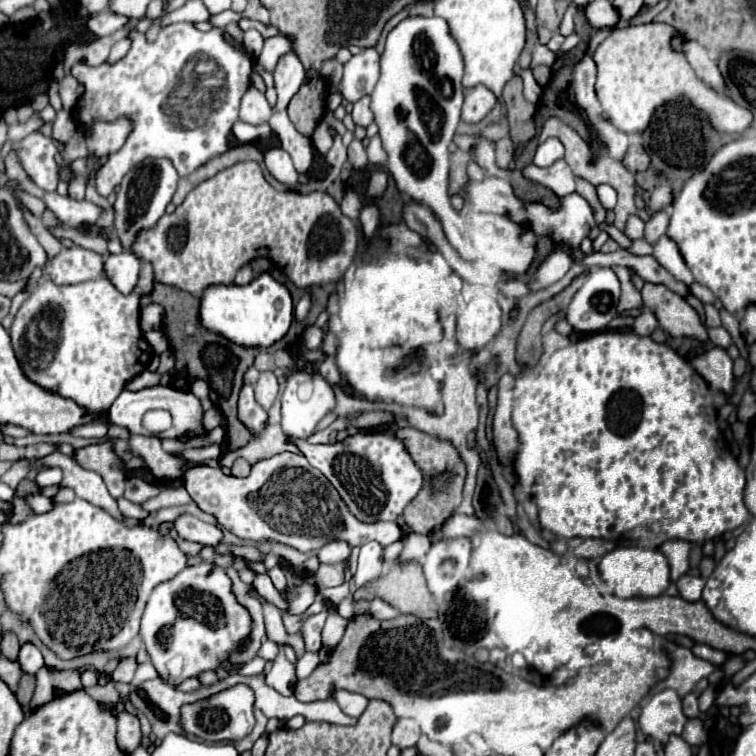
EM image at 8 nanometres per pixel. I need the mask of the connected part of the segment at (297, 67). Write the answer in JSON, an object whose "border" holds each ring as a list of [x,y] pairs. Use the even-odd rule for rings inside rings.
{"border":[[[285,54],[273,76],[275,76],[275,88],[295,88],[295,86],[301,86],[303,80],[305,80],[305,72],[303,72],[303,64],[299,62],[299,58],[295,54]]]}

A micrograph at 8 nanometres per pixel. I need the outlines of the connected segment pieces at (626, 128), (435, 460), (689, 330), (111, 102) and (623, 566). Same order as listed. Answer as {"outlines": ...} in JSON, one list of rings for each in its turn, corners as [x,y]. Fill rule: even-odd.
{"outlines":[[[[639,24],[623,30],[615,30],[593,54],[597,64],[597,98],[603,106],[603,112],[625,134],[641,134],[649,128],[651,118],[659,106],[669,102],[689,102],[695,110],[703,112],[711,126],[723,134],[741,134],[751,126],[753,114],[735,104],[731,98],[715,92],[707,84],[703,84],[693,68],[689,66],[683,52],[673,50],[673,38],[681,36],[669,24]]],[[[387,422],[387,424],[381,424],[377,428],[369,428],[365,432],[377,434],[377,432],[383,432],[387,428],[395,428],[395,438],[405,442],[405,450],[409,450],[409,456],[413,458],[413,462],[417,462],[417,466],[423,474],[423,486],[421,486],[417,498],[413,498],[413,502],[409,502],[409,506],[403,510],[405,524],[411,532],[431,534],[433,530],[441,528],[443,522],[461,504],[461,492],[463,492],[463,482],[465,482],[465,464],[459,458],[459,454],[451,442],[433,438],[421,430],[411,428],[411,426],[399,426],[397,422]]],[[[645,282],[641,294],[643,294],[643,306],[657,316],[659,326],[665,332],[677,338],[687,336],[707,340],[707,332],[699,320],[699,314],[695,312],[695,308],[687,304],[685,298],[681,298],[679,294],[671,292],[661,284],[649,284],[649,282]]],[[[189,22],[169,24],[161,30],[155,42],[147,42],[145,34],[133,30],[131,40],[133,46],[129,54],[113,66],[105,62],[97,68],[89,64],[75,64],[71,68],[71,74],[85,84],[85,94],[77,104],[77,114],[83,120],[85,128],[89,128],[97,120],[115,120],[123,114],[131,116],[135,122],[135,128],[127,138],[125,146],[119,152],[111,154],[107,162],[101,166],[101,170],[97,172],[95,184],[101,196],[109,196],[115,190],[115,186],[121,182],[121,178],[129,172],[129,168],[145,158],[169,158],[175,170],[179,172],[179,176],[189,176],[207,160],[225,154],[227,134],[229,134],[227,130],[231,130],[233,122],[237,120],[241,96],[251,86],[253,58],[241,48],[243,30],[237,26],[237,22],[227,24],[225,28],[211,28],[207,32],[197,30]],[[225,34],[229,34],[237,42],[237,46],[229,44],[225,40]]],[[[617,546],[609,554],[601,558],[597,564],[601,580],[611,588],[611,592],[619,598],[651,598],[661,596],[669,588],[669,564],[667,558],[659,550],[647,550],[639,546]]]]}

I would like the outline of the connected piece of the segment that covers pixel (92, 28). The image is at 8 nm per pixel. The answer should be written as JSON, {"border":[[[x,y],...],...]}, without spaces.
{"border":[[[103,12],[103,14],[91,14],[87,20],[87,28],[89,32],[93,32],[95,36],[107,36],[113,34],[115,30],[123,28],[129,24],[129,18],[115,14],[115,12]]]}

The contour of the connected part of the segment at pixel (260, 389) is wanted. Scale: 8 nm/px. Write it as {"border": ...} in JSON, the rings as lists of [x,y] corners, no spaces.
{"border":[[[261,372],[259,374],[259,380],[255,382],[255,398],[257,402],[269,410],[273,400],[277,398],[277,392],[279,392],[279,384],[277,384],[277,378],[273,372]]]}

